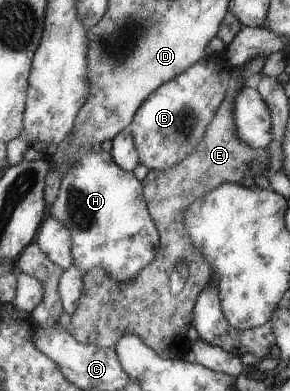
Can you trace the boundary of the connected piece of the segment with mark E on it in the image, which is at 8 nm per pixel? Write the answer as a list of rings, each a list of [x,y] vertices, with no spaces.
[[[226,97],[220,106],[210,128],[207,129],[205,140],[190,156],[178,163],[174,168],[165,171],[149,171],[142,181],[144,197],[156,222],[157,231],[160,233],[160,248],[154,260],[146,265],[132,280],[123,283],[115,279],[107,268],[96,267],[87,270],[84,275],[84,290],[77,304],[76,312],[71,316],[68,331],[81,342],[97,346],[101,349],[114,349],[121,342],[126,333],[133,333],[141,337],[151,349],[166,359],[184,358],[184,334],[190,330],[192,322],[192,308],[197,304],[201,292],[212,280],[213,266],[201,250],[195,247],[191,236],[185,227],[187,209],[195,201],[206,196],[222,183],[242,184],[244,178],[264,176],[268,168],[269,150],[267,148],[254,148],[247,145],[237,133],[234,120],[234,101]]]

